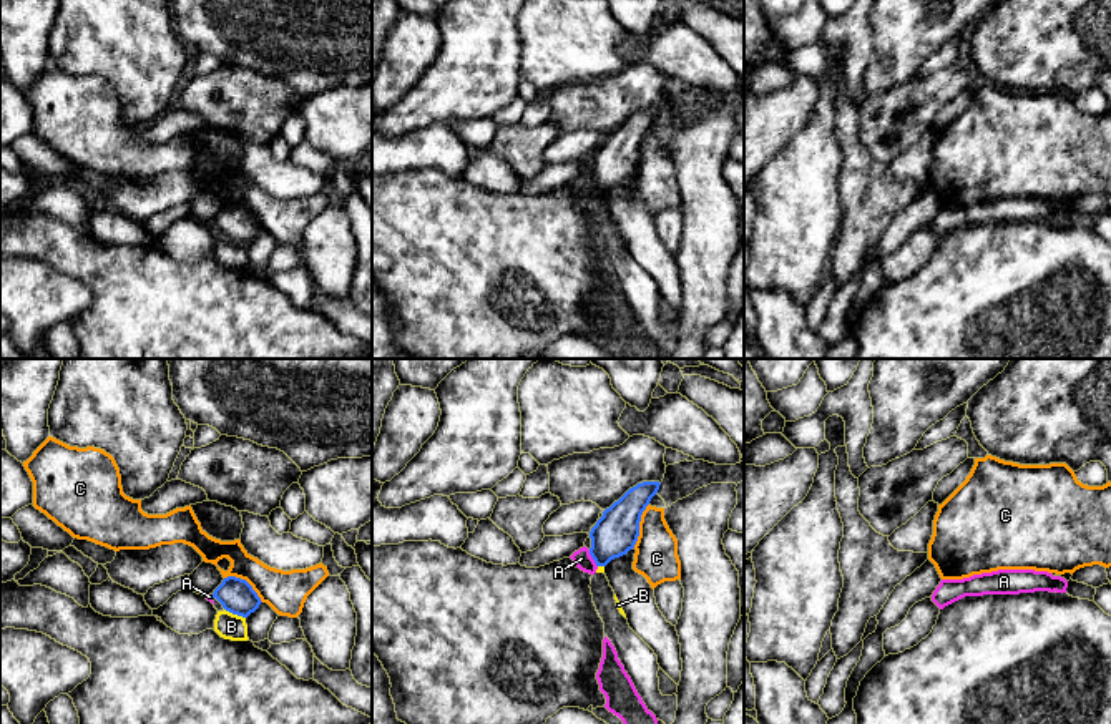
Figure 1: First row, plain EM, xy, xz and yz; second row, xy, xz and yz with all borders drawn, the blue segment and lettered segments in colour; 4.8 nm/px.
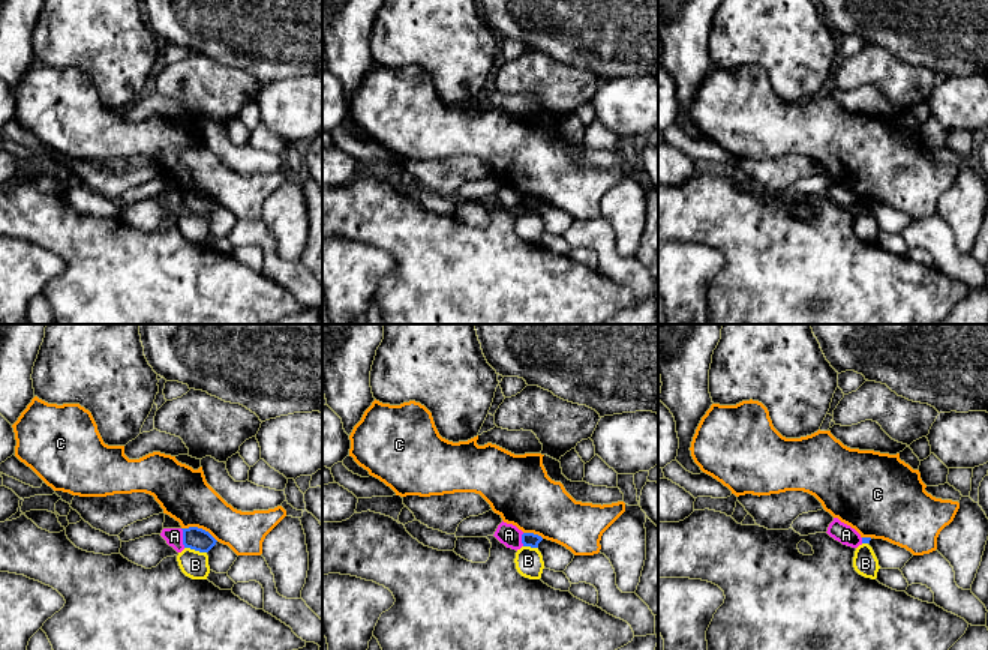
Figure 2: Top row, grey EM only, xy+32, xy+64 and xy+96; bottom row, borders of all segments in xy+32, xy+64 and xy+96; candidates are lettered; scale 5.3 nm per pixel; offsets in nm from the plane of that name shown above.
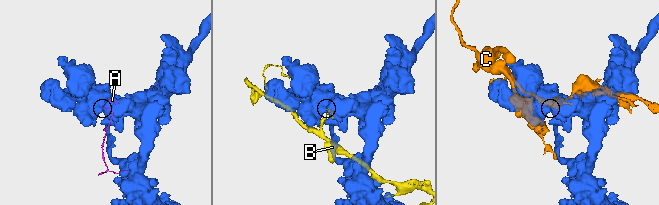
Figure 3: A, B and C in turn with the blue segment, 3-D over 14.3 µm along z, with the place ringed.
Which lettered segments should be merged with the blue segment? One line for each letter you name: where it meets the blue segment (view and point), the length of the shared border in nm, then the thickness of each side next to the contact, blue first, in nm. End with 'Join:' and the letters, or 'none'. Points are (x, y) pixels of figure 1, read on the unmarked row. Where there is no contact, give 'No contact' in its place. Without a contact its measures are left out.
Join: none

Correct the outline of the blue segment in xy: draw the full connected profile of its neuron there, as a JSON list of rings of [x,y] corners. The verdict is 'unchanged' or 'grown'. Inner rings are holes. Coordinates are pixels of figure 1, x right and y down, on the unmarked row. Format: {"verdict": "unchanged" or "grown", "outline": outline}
{"verdict": "unchanged", "outline": [[[236,204],[224,206],[214,218],[213,226],[216,226],[226,239],[242,246],[247,246],[262,231],[252,214]]]}

